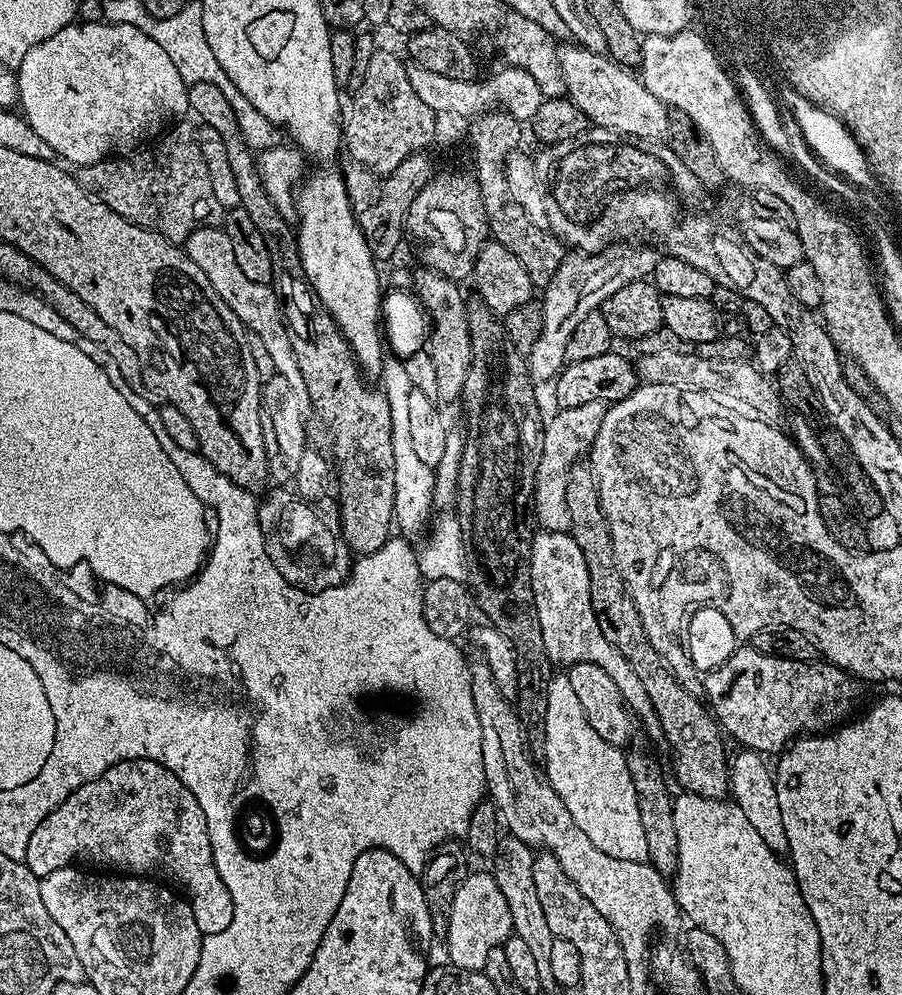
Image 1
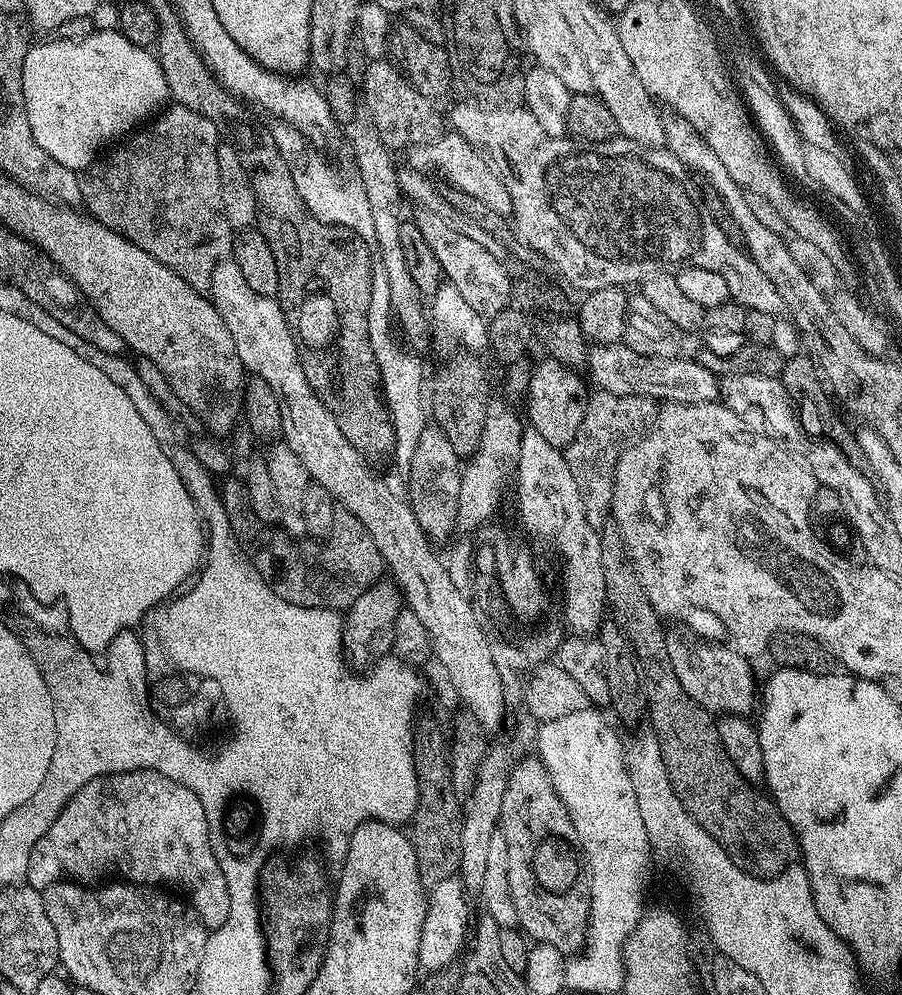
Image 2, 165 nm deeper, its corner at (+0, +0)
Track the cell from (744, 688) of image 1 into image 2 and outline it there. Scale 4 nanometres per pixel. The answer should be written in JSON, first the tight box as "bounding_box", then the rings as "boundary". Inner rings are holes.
{"bounding_box":[667,635,754,716],"boundary":[[[672,635],[667,637],[670,662],[674,666],[674,674],[678,674],[678,682],[682,682],[682,690],[686,690],[686,694],[690,694],[694,702],[698,702],[713,716],[741,715],[745,711],[744,698],[754,690],[752,670],[749,664],[736,651],[724,648],[723,643],[707,643],[697,640],[683,640],[680,636]]]}

